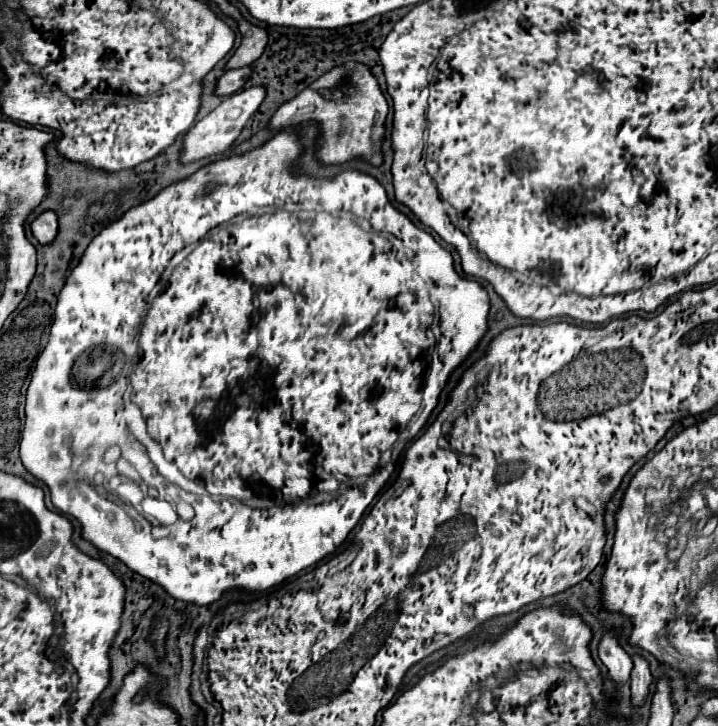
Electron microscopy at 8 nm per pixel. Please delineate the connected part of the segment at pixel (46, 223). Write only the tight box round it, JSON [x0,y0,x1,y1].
[31,211,57,243]

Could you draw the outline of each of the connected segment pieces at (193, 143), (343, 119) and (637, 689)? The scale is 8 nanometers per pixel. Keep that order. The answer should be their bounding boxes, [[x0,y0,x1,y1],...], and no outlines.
[[181,87,267,163],[271,61,387,165],[631,653,653,705]]

